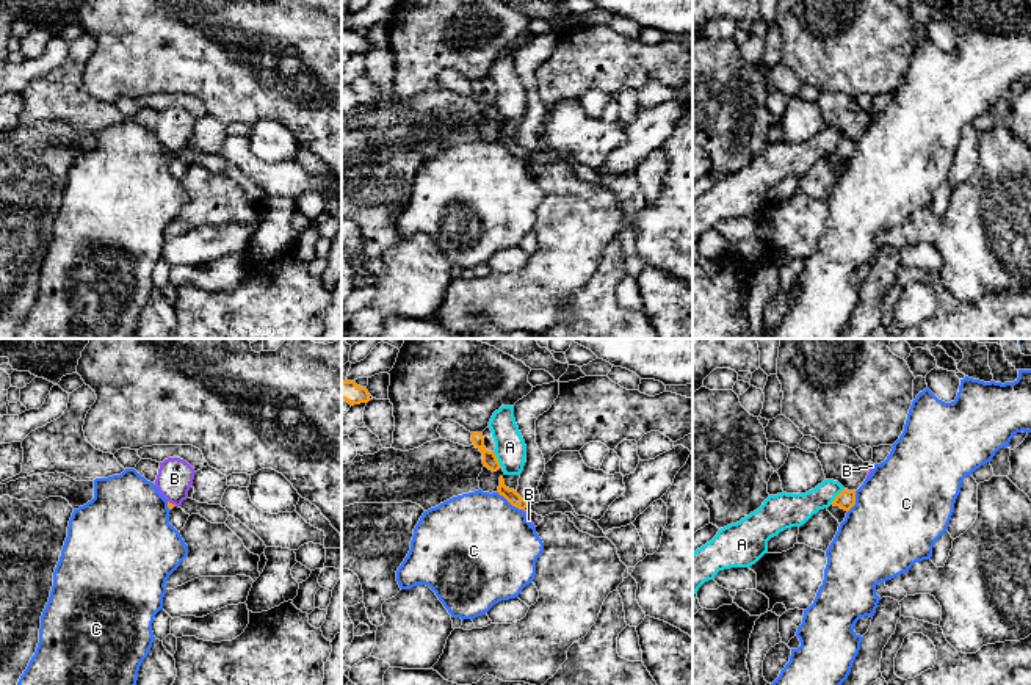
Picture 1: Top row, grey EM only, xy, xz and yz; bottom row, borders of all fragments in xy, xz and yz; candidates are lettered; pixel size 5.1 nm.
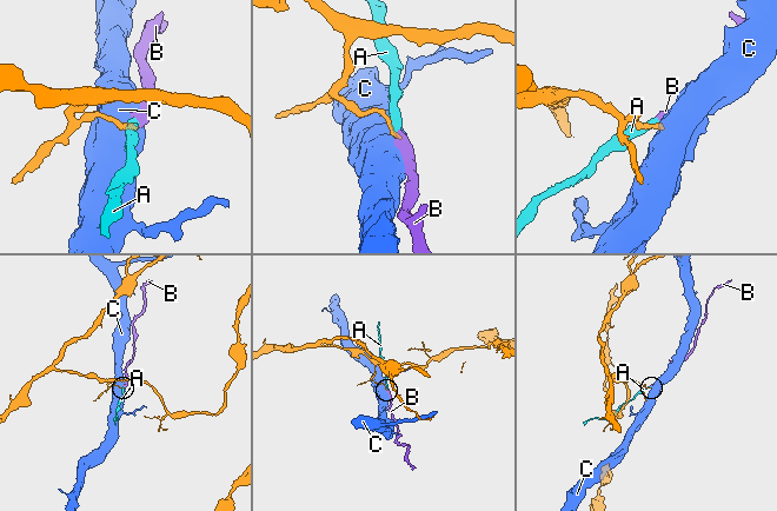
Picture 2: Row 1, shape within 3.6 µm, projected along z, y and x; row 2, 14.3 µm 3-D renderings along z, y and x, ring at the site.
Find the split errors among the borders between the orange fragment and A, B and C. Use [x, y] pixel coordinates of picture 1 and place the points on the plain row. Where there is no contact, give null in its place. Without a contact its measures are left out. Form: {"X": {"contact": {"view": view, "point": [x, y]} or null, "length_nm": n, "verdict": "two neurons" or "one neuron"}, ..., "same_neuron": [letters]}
{"A": {"contact": {"view": "yz", "point": [837, 144]}, "length_nm": 120, "verdict": "two neurons"}, "B": {"contact": {"view": "xy", "point": [171, 152]}, "length_nm": 50, "verdict": "two neurons"}, "C": {"contact": {"view": "xz", "point": [511, 152]}, "length_nm": 180, "verdict": "two neurons"}, "same_neuron": []}

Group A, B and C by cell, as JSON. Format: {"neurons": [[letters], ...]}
{"neurons": [["A", "B"], ["C"]]}

